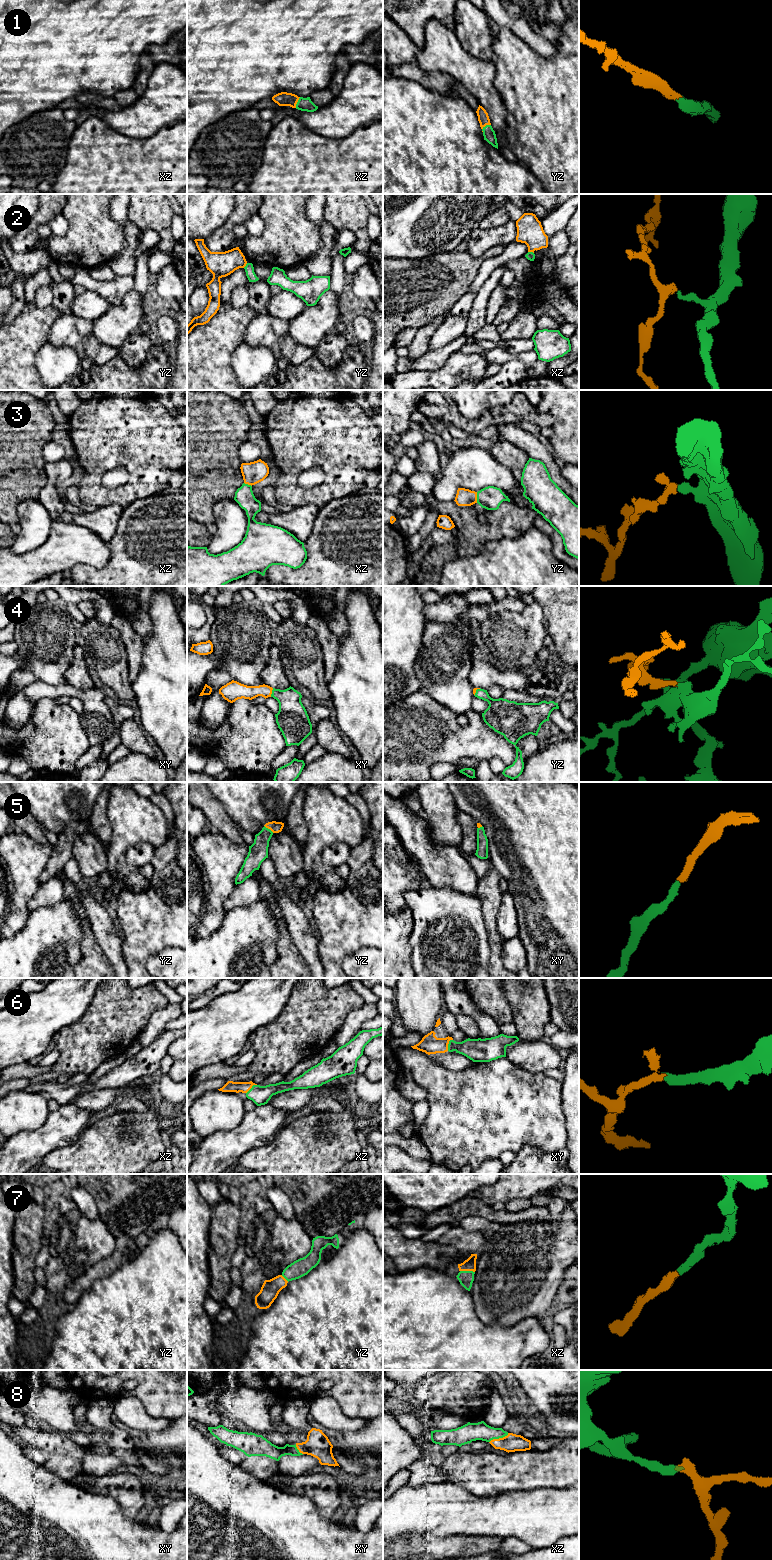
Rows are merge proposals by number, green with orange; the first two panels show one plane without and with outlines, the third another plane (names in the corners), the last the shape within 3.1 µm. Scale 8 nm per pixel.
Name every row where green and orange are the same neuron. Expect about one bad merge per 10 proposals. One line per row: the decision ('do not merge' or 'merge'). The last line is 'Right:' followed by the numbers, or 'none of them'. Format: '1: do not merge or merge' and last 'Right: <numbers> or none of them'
1: merge
2: do not merge
3: merge
4: merge
5: merge
6: merge
7: merge
8: merge
Right: 1, 3, 4, 5, 6, 7, 8

